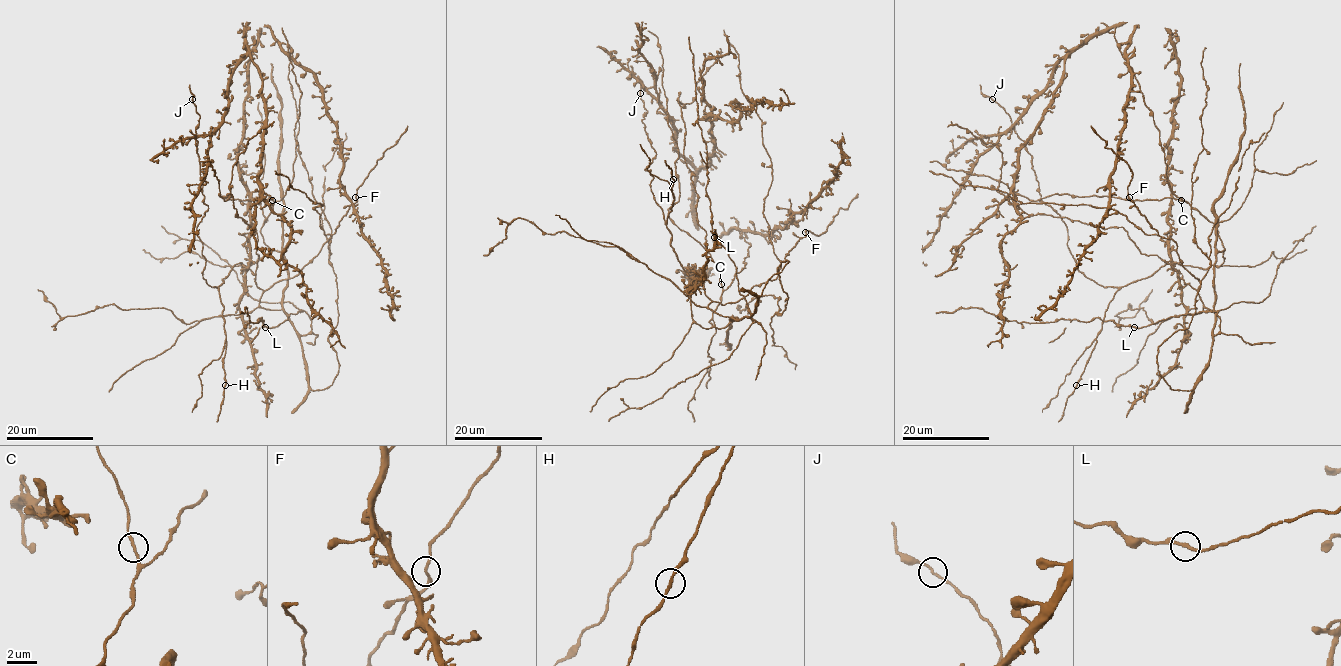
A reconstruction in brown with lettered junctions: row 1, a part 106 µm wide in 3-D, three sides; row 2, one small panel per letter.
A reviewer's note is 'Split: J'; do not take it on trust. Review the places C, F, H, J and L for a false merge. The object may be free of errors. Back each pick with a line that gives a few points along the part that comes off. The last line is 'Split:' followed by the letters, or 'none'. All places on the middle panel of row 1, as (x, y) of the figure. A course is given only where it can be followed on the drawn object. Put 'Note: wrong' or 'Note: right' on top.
Note: wrong
Split: none

